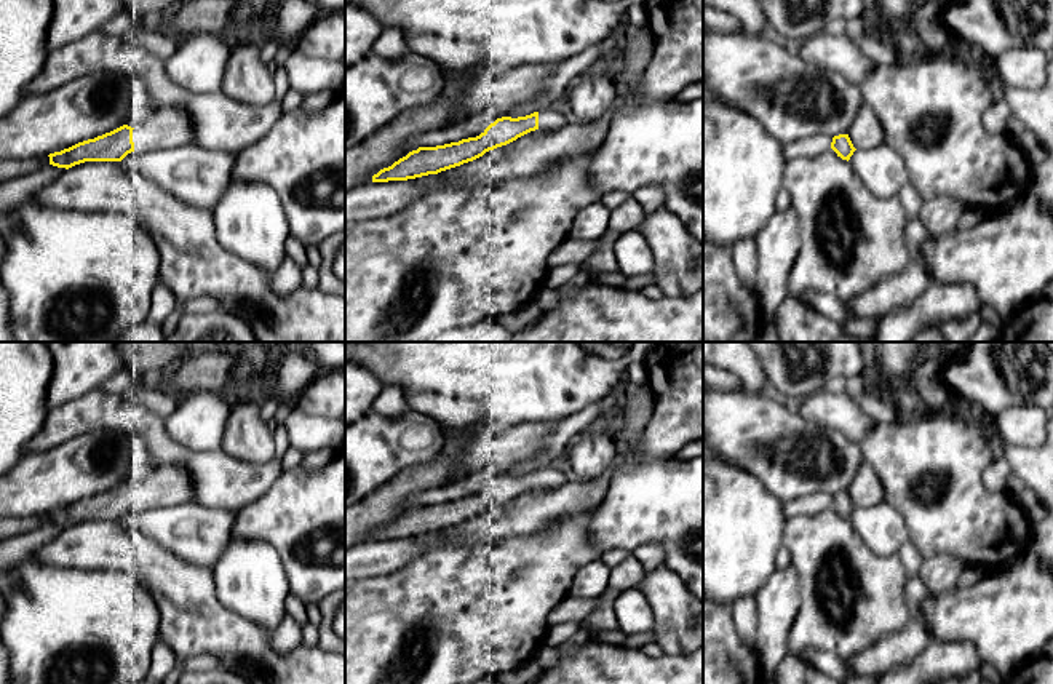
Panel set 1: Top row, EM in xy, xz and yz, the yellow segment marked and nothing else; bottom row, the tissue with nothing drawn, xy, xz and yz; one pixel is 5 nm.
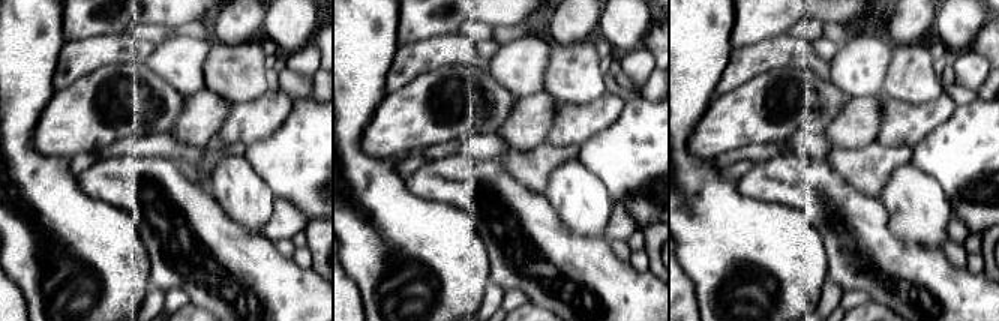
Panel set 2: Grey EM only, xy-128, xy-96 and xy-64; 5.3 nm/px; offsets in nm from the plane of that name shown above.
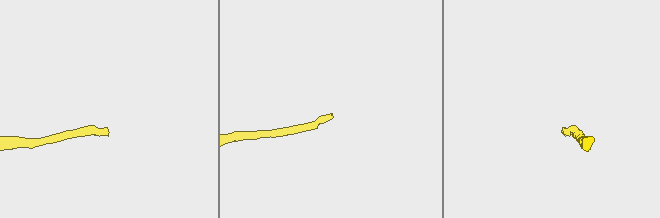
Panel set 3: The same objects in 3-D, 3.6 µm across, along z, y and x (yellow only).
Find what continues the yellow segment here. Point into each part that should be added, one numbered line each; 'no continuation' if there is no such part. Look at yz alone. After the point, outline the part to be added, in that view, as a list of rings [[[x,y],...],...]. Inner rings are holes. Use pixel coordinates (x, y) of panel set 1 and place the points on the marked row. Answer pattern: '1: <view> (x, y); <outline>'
1: yz (865, 131); [[[863,102],[847,134],[856,150],[868,150],[884,144],[880,121],[866,102]]]

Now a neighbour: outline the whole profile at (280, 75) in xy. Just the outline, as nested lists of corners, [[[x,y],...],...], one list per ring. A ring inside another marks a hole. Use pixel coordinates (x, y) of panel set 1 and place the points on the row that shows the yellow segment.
[[[278,66],[273,72],[275,80],[275,97],[273,102],[281,102],[286,93],[291,89],[289,86],[289,77],[283,66]]]

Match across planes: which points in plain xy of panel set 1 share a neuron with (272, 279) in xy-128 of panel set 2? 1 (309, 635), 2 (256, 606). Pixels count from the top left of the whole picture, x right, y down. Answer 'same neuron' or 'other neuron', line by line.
1: other neuron
2: other neuron

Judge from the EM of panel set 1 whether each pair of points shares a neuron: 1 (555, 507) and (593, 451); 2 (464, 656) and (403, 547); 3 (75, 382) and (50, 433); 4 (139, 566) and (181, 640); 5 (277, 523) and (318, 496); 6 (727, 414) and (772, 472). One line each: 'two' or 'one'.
1: two
2: two
3: two
4: one
5: one
6: one

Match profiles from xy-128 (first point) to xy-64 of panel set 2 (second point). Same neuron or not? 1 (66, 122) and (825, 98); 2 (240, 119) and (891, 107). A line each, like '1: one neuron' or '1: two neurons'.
1: one neuron
2: one neuron

